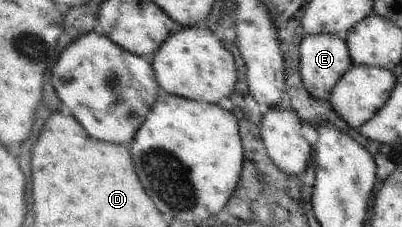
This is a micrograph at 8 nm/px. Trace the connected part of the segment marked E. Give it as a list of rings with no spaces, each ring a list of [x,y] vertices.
[[[327,33],[303,36],[299,47],[299,72],[306,91],[312,97],[324,99],[324,101],[330,99],[332,89],[336,87],[336,83],[352,67],[353,61],[350,59],[349,53],[350,51],[348,51],[348,45],[346,45],[344,36],[328,35]]]

